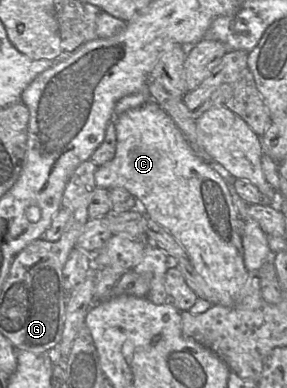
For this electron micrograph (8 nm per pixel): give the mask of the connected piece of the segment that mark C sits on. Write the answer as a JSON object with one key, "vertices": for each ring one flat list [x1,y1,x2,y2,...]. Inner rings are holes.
{"vertices":[[150,99,139,108,130,109,115,121,116,153,108,163,97,167,96,187,123,188,138,201,143,213,170,232,185,249,196,272,213,292,212,304,235,306,249,279,256,273,247,270,244,263,243,230,245,219,236,208,222,172,203,160,189,145,168,113]]}

